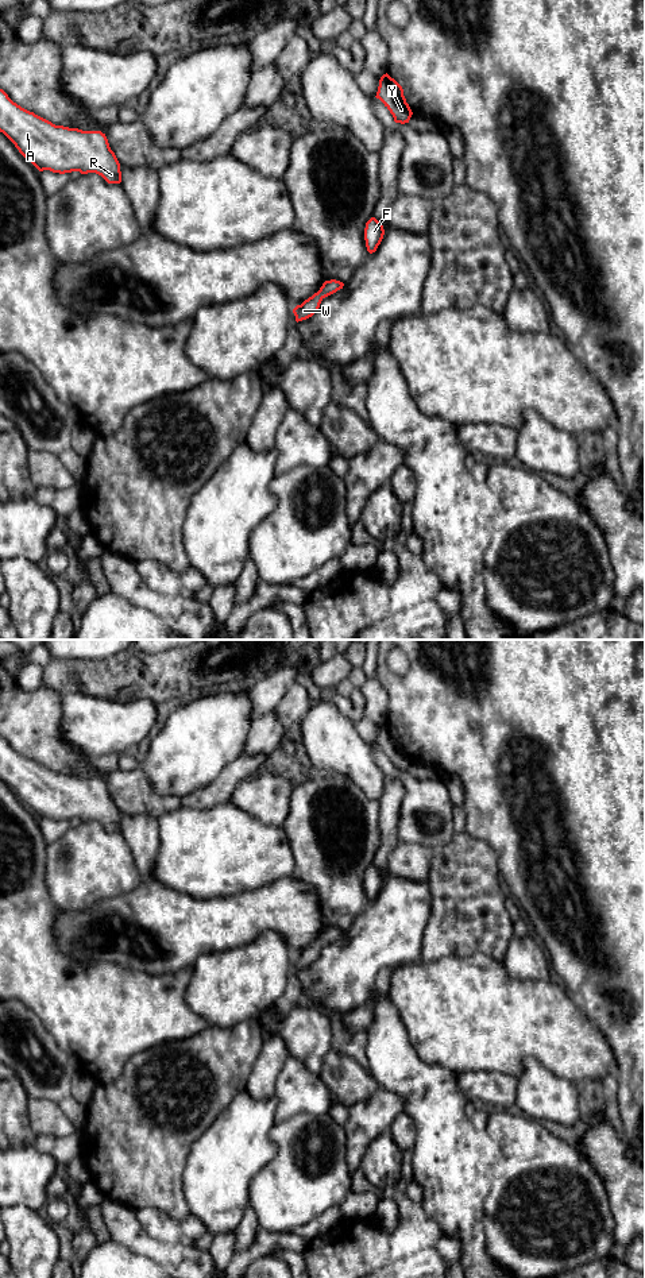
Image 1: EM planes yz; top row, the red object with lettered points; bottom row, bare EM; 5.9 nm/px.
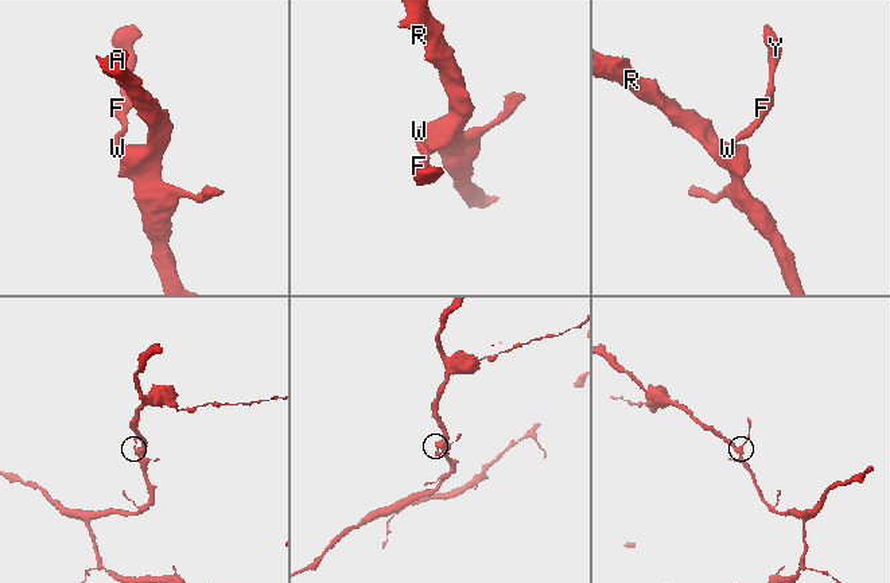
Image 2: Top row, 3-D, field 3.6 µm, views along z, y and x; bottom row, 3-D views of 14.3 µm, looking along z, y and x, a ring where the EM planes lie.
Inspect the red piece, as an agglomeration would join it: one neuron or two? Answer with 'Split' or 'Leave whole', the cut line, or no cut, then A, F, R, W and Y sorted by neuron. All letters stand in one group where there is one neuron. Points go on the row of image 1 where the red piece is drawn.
Leave whole. No split. Groups: A F R W Y

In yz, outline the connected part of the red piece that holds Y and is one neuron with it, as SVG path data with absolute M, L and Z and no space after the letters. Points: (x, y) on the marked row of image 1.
M387 73L383 74L379 80L379 86L375 97L379 99L390 111L395 123L409 123L413 112L406 103L403 89Z

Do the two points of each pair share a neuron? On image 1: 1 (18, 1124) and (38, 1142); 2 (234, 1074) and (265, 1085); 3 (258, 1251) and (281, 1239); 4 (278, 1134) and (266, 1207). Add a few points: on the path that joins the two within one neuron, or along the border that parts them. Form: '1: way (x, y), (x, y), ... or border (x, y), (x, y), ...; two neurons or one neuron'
1: border (35, 1135), (30, 1143); two neurons
2: border (259, 1049), (243, 1089); two neurons
3: way (263, 1246), (267, 1242), (275, 1240); one neuron
4: way (284, 1151), (284, 1189); one neuron

